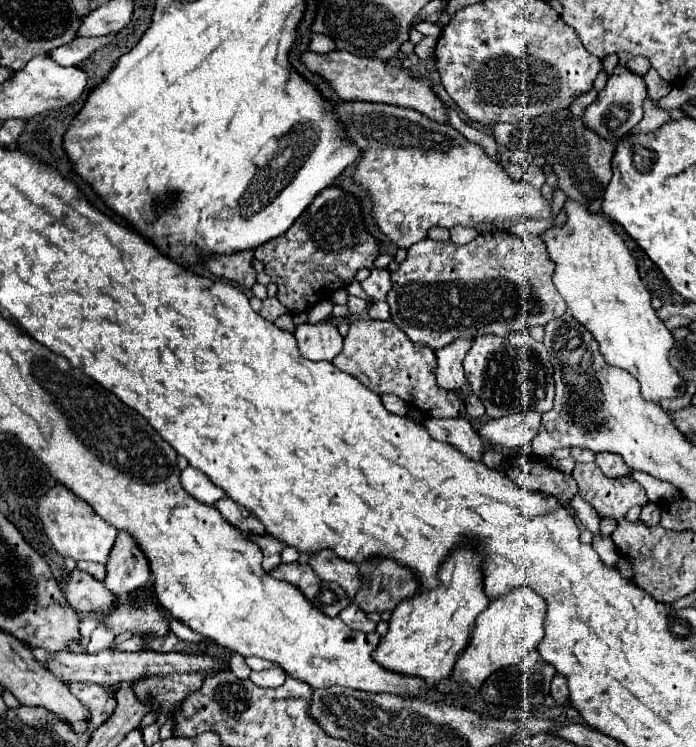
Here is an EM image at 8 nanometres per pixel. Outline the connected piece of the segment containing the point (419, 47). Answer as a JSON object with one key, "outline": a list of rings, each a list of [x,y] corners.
{"outline":[[[427,36],[427,38],[423,38],[419,44],[415,44],[415,54],[419,56],[419,60],[427,60],[427,62],[431,62],[431,50],[433,50],[433,46],[435,46],[435,42],[437,42],[437,38],[431,38],[431,36]]]}

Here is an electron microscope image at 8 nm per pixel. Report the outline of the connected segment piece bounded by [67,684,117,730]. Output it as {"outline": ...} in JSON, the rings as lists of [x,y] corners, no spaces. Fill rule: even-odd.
{"outline":[[[67,684],[67,686],[71,688],[71,694],[79,696],[83,700],[83,704],[89,708],[91,730],[99,728],[99,724],[103,724],[113,714],[113,710],[117,706],[113,692],[107,692],[99,684]]]}

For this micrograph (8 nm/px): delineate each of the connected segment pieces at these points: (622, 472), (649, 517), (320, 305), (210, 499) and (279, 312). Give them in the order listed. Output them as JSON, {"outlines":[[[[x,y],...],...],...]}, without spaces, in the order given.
{"outlines":[[[[601,452],[595,456],[595,464],[601,468],[605,476],[629,476],[631,474],[631,468],[623,462],[619,454]]],[[[649,502],[649,504],[645,504],[645,506],[641,508],[639,520],[641,520],[643,524],[647,524],[647,526],[657,526],[657,524],[659,524],[659,516],[661,516],[659,506],[653,504],[653,502]]],[[[331,300],[319,301],[315,306],[312,306],[307,311],[308,313],[308,323],[316,324],[329,318],[331,316],[333,309],[333,302]]],[[[187,466],[181,472],[181,484],[187,490],[187,494],[191,494],[195,500],[203,504],[215,504],[215,500],[225,496],[225,492],[219,486],[215,486],[207,474],[193,466]]],[[[265,298],[265,300],[263,300],[263,308],[259,310],[259,314],[261,314],[265,320],[269,320],[269,322],[273,322],[275,318],[279,318],[279,316],[283,316],[283,314],[287,314],[287,312],[289,312],[289,310],[283,308],[283,304],[279,304],[277,298]]]]}

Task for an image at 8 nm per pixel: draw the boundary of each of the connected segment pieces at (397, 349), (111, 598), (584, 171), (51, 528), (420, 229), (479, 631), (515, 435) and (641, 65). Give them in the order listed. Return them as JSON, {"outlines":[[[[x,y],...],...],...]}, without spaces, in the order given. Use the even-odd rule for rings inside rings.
{"outlines":[[[[355,320],[345,336],[343,350],[335,356],[333,364],[355,376],[375,394],[397,394],[409,406],[421,410],[425,416],[439,416],[439,418],[455,418],[465,414],[463,402],[457,394],[447,392],[435,384],[433,372],[433,350],[425,348],[423,344],[411,342],[409,336],[399,330],[391,320]]],[[[73,570],[69,582],[63,586],[63,594],[77,612],[105,614],[117,602],[117,596],[111,590],[107,590],[103,582],[79,570]]],[[[569,108],[545,112],[533,120],[523,120],[517,124],[497,124],[493,128],[493,136],[499,146],[509,150],[529,148],[535,156],[543,158],[545,164],[551,166],[551,172],[559,178],[559,188],[571,200],[579,200],[581,204],[585,202],[591,212],[601,212],[603,188],[611,180],[611,156],[615,144],[585,128],[583,120],[573,120]]],[[[61,484],[51,488],[39,500],[39,516],[43,520],[47,538],[51,540],[53,548],[61,556],[69,556],[73,560],[101,562],[101,564],[107,562],[109,552],[111,552],[115,538],[117,538],[117,530],[111,524],[103,522],[103,518],[99,514],[95,514],[95,510],[85,500],[75,496],[71,490],[67,490]]],[[[359,100],[335,102],[333,114],[337,116],[337,124],[345,132],[345,138],[359,146],[359,150],[363,150],[351,180],[367,192],[373,204],[371,216],[377,228],[397,248],[411,248],[415,242],[427,238],[427,230],[433,226],[453,228],[457,224],[475,226],[479,222],[491,222],[495,228],[499,228],[501,224],[507,224],[513,218],[547,220],[551,216],[551,206],[537,188],[529,188],[523,182],[511,180],[503,166],[493,162],[479,144],[469,142],[449,124],[433,122],[421,112],[413,112],[409,108]]],[[[517,588],[503,596],[503,600],[493,600],[483,614],[477,616],[475,630],[463,654],[459,656],[451,680],[479,688],[495,670],[519,664],[531,650],[537,648],[543,638],[543,620],[547,604],[531,588]]],[[[537,410],[515,412],[511,416],[503,416],[483,424],[479,436],[483,438],[483,442],[491,442],[505,448],[519,448],[529,444],[537,436],[539,424],[541,412]]],[[[627,52],[618,53],[619,63],[621,65],[627,66],[629,70],[633,70],[635,74],[639,74],[639,76],[645,76],[645,72],[651,68],[651,64],[649,64],[649,60],[647,58],[641,58],[641,56],[633,56],[633,54],[629,54]]]]}

